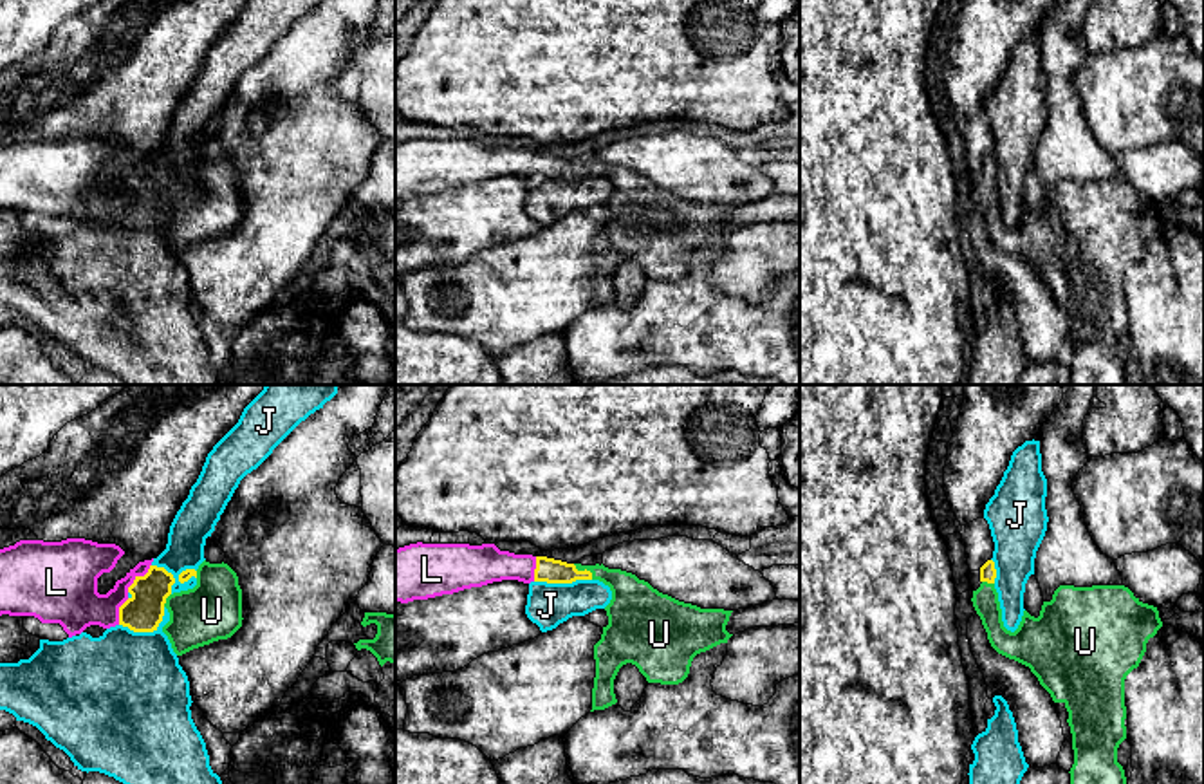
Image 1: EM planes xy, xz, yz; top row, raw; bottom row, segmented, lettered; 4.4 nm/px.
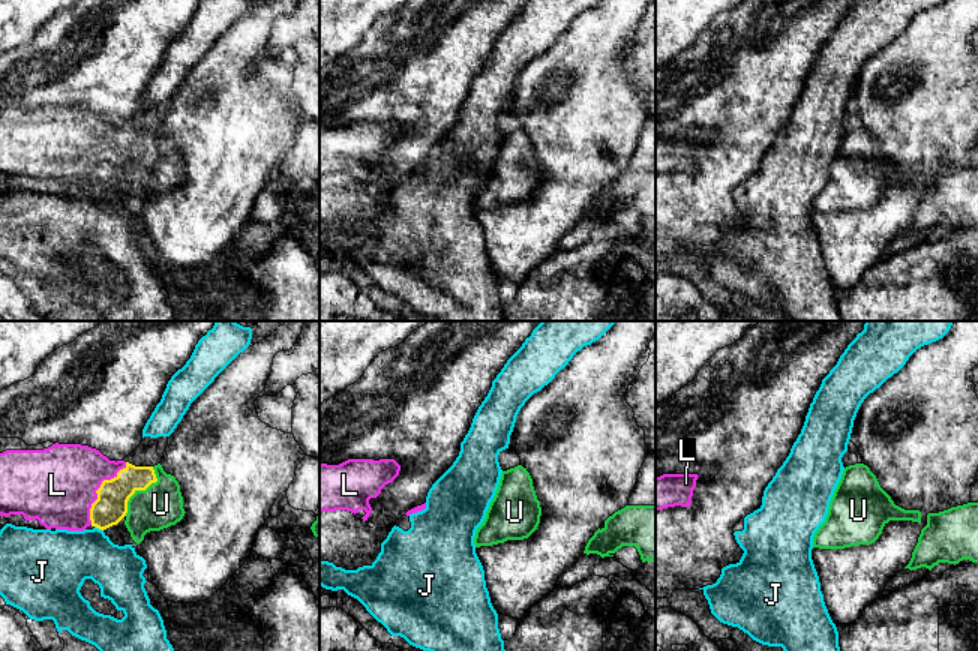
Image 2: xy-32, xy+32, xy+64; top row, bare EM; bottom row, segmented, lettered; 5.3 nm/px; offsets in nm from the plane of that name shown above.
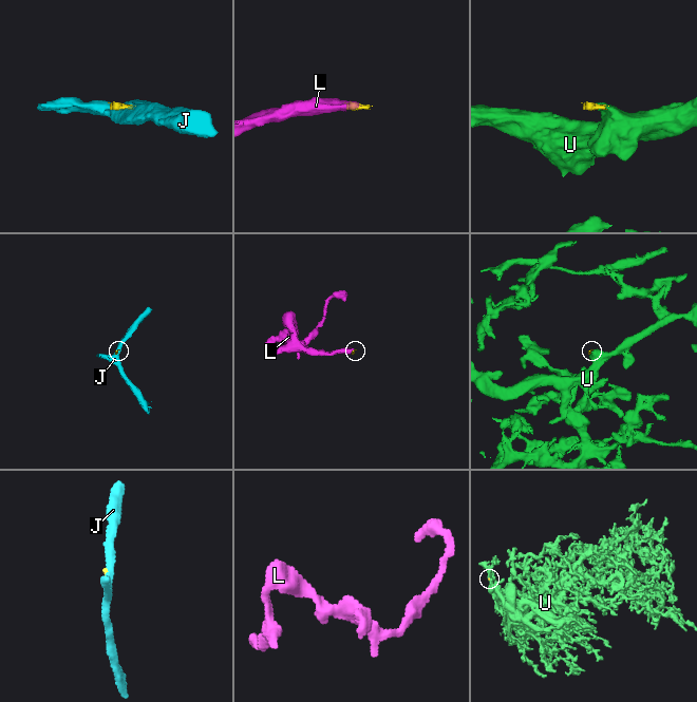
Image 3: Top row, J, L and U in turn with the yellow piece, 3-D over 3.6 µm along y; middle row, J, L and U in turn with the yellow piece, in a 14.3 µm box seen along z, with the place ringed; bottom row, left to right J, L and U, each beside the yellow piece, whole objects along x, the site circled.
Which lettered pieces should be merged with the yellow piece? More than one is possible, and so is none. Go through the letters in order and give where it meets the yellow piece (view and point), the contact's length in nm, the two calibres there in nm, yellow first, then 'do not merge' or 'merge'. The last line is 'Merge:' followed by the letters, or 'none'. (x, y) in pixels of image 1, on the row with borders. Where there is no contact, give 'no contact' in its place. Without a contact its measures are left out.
J: meets yellow in xy at (172, 577); contact 220 nm long; 170 nm thick on the yellow side, 170 nm on the other; do not merge
L: meets yellow in xy at (138, 577); contact 170 nm long; 170 nm thick on the yellow side, 190 nm on the other; merge
U: meets yellow in xz at (585, 569); contact 120 nm long; 110 nm thick on the yellow side, 190 nm on the other; merge
Merge: L, U

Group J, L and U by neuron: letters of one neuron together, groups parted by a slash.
J / L U

